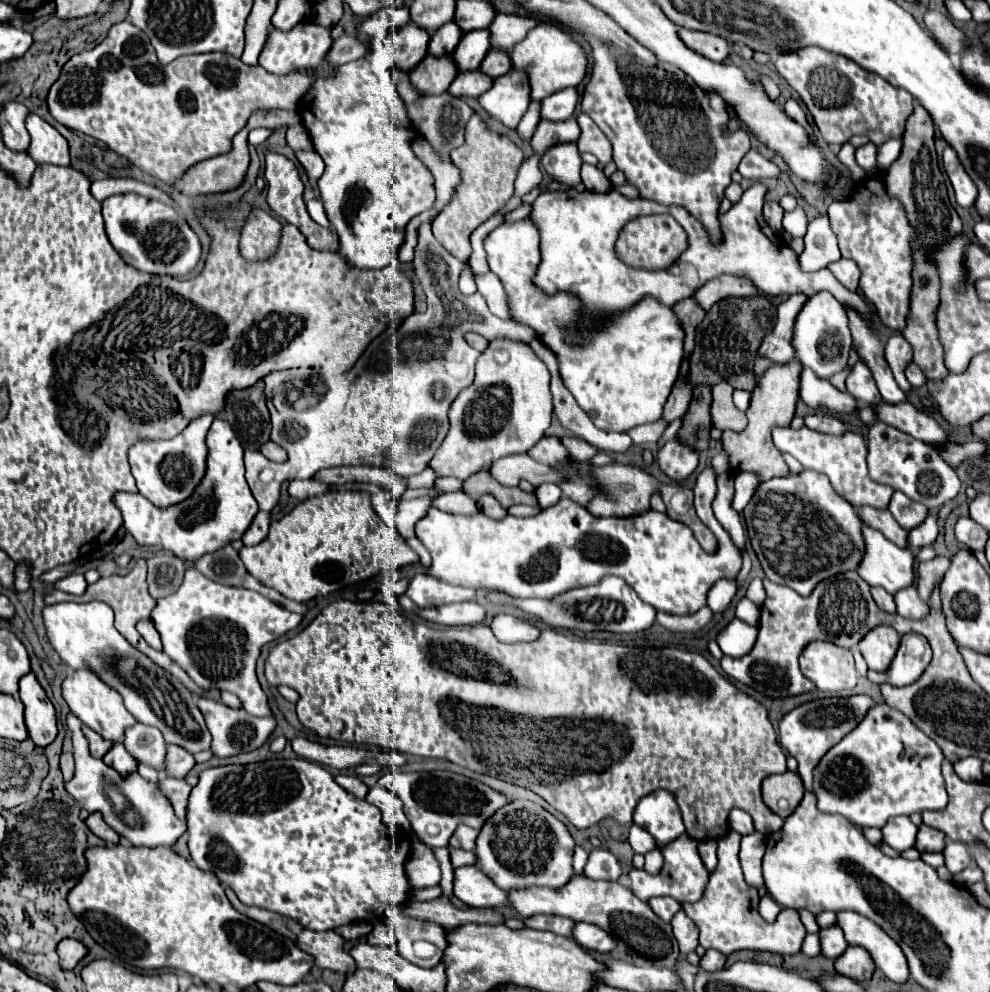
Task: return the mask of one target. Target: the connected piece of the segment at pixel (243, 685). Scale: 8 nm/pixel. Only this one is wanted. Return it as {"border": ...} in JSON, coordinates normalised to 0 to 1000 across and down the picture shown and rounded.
{"border":[[[190,575],[184,591],[176,599],[158,605],[158,615],[154,615],[152,623],[154,623],[154,629],[158,631],[160,639],[164,641],[166,657],[184,671],[184,675],[194,683],[196,690],[200,690],[206,696],[212,696],[212,694],[230,696],[242,704],[244,714],[251,720],[275,722],[271,702],[265,696],[261,681],[259,681],[259,667],[265,657],[265,651],[283,643],[291,635],[299,633],[305,627],[305,619],[297,619],[257,595],[222,591],[222,589],[210,585],[208,581],[204,581],[202,577]]]}

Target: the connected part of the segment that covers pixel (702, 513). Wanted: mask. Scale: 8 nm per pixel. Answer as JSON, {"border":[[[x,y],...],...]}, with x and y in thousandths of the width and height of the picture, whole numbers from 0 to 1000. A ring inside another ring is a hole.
{"border":[[[713,470],[705,479],[701,490],[701,510],[703,510],[703,518],[705,522],[717,532],[717,503],[721,504],[723,500],[723,476],[721,472]]]}

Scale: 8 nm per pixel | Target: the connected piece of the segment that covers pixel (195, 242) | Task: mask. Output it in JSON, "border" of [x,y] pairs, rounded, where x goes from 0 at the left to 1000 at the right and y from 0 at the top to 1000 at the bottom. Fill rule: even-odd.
{"border":[[[115,196],[103,204],[107,236],[127,266],[152,274],[186,278],[196,272],[204,258],[204,246],[190,224],[174,210],[141,196]]]}

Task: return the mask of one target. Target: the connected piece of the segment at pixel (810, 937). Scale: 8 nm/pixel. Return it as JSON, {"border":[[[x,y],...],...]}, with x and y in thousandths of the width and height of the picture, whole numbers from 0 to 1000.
{"border":[[[815,941],[810,951],[809,959],[815,964],[822,965],[828,962],[828,947],[826,941]]]}

